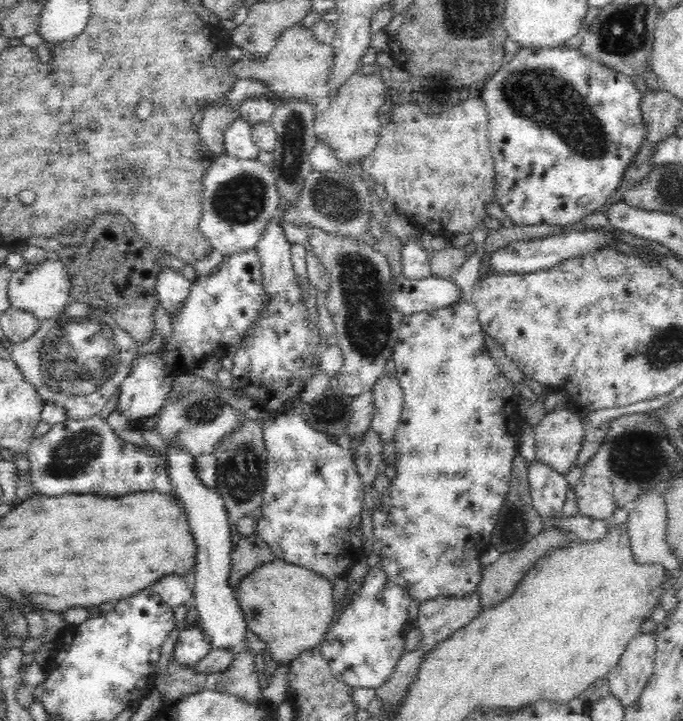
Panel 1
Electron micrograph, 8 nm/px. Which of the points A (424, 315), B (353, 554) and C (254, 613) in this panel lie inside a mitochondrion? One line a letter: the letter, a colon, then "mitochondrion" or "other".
A: other
B: other
C: mitochondrion

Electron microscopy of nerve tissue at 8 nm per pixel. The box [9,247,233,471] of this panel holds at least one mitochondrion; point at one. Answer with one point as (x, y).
(79, 356)

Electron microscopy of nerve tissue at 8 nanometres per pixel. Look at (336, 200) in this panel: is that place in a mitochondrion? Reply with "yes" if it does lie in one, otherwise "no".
yes

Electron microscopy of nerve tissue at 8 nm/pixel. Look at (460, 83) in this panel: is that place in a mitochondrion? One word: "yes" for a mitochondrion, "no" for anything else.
no

